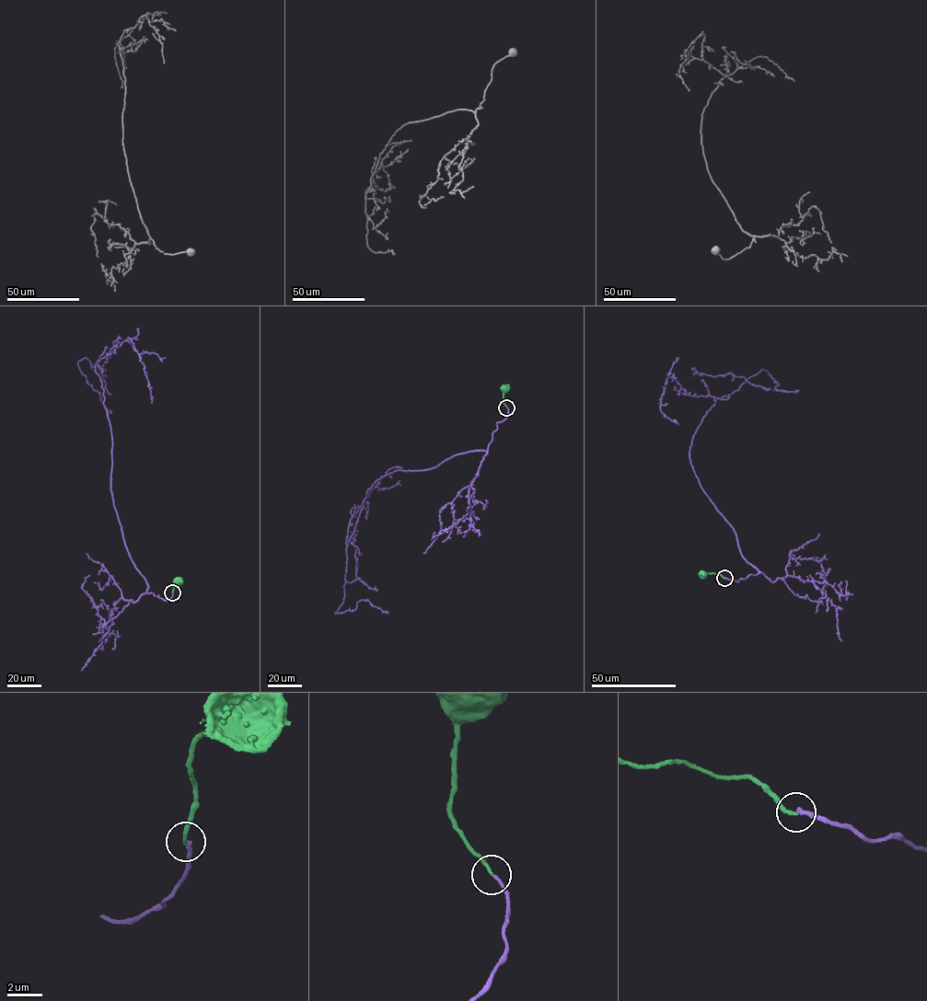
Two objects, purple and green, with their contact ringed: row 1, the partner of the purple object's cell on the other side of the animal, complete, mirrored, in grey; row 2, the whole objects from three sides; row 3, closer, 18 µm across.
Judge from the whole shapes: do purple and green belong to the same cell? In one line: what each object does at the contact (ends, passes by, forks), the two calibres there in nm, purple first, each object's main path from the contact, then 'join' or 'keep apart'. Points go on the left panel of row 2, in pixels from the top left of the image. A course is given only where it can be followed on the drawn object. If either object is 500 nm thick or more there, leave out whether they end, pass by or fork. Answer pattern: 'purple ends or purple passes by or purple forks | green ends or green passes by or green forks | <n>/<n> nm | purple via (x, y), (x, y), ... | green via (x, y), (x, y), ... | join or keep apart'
purple ends | green ends | 200/190 nm | purple via (172, 592), (168, 601), (148, 593), (125, 544), (104, 390), (90, 362), (79, 360), (111, 413) | green via (172, 592), (177, 581) | join

